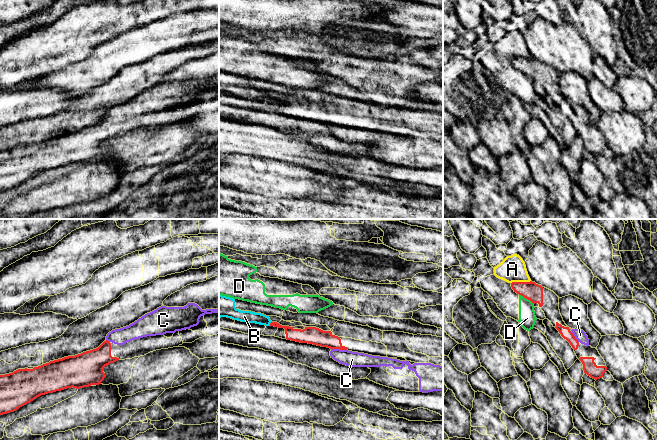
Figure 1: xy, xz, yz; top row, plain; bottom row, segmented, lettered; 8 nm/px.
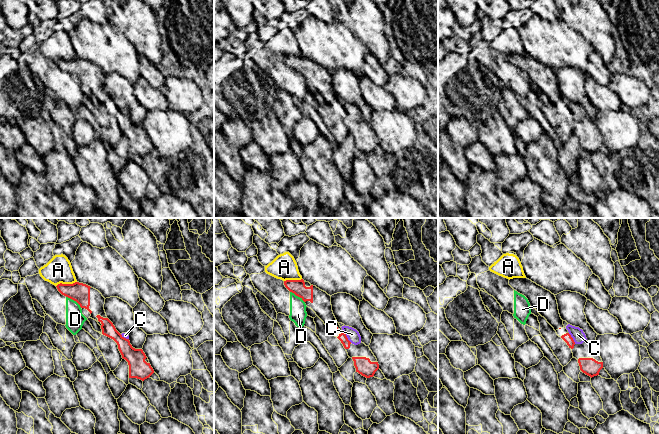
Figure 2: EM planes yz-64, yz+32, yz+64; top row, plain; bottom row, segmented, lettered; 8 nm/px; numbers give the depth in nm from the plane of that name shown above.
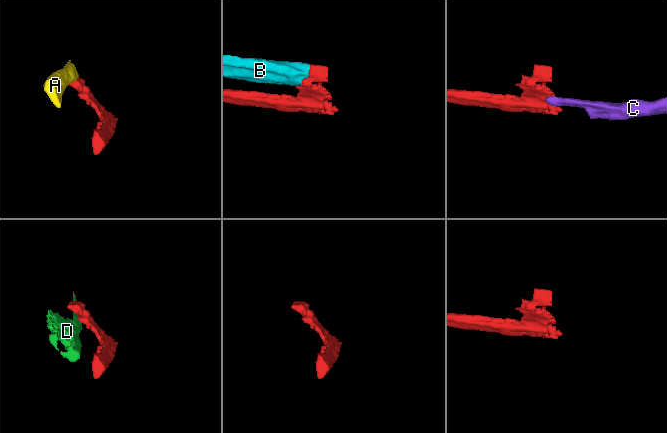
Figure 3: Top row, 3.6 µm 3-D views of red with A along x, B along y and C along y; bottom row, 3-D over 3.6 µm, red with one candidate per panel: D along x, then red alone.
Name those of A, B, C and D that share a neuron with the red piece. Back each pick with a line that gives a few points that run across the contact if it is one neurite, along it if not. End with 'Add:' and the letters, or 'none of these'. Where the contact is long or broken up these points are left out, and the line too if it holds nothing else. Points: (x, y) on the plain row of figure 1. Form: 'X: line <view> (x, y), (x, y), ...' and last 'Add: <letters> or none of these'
C: line xz (311, 111), (327, 115), (339, 124), (352, 135)
Add: C

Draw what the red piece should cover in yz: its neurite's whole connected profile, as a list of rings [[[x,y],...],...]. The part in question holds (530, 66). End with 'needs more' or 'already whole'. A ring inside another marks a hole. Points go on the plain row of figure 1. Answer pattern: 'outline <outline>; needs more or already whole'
outline [[[512,58],[511,63],[517,70],[530,76],[533,80],[543,82],[543,63],[535,58]]]; already whole

